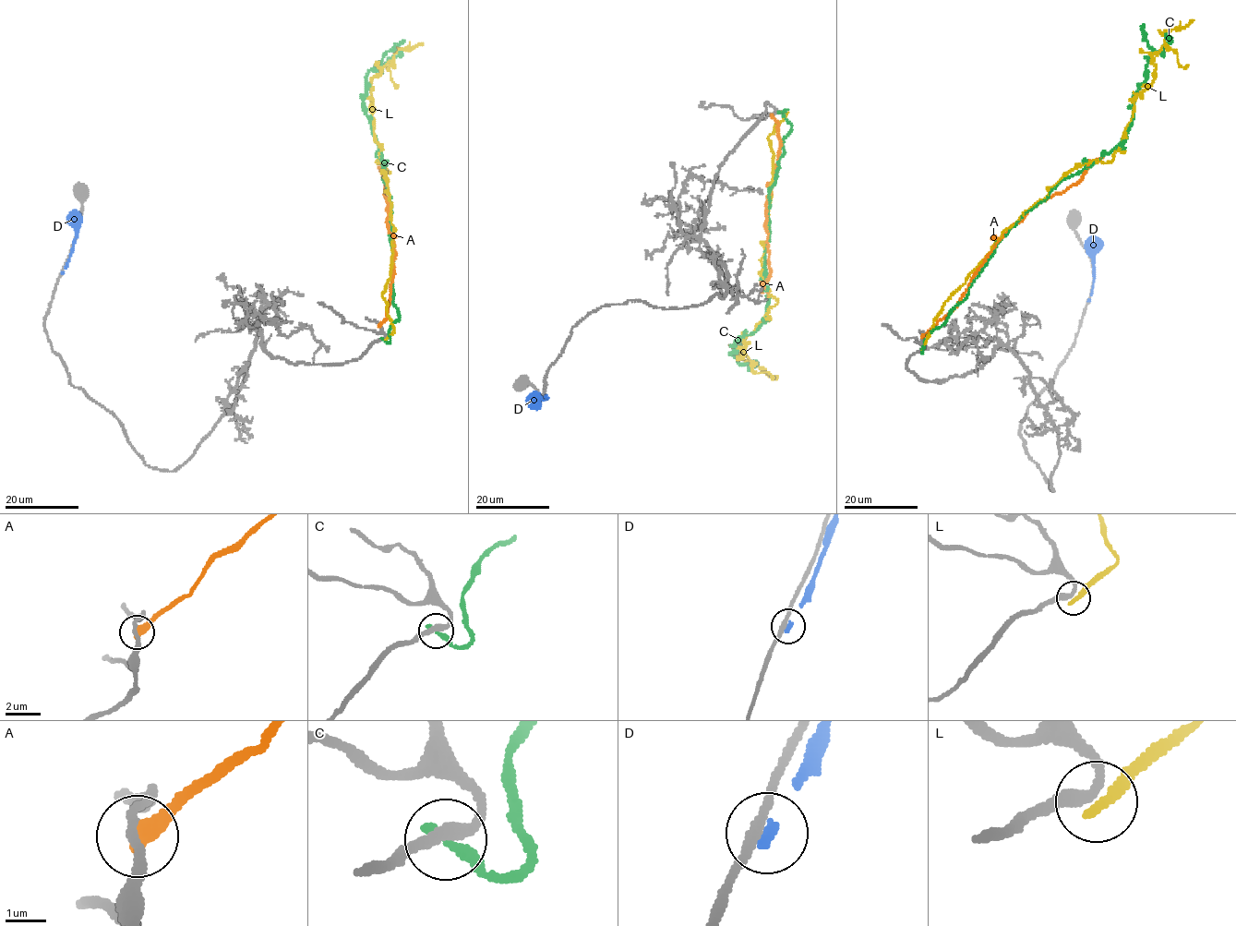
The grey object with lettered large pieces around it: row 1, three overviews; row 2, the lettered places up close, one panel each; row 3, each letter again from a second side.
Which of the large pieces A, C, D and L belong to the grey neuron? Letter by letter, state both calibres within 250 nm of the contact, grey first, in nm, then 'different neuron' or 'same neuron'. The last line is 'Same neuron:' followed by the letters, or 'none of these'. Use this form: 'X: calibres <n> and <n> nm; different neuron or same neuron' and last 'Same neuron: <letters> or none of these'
A: calibres 200 and 460 nm; different neuron
C: calibres 280 and 240 nm; different neuron
D: calibres 240 and 220 nm; different neuron
L: calibres 260 and 260 nm; different neuron
Same neuron: none of these

